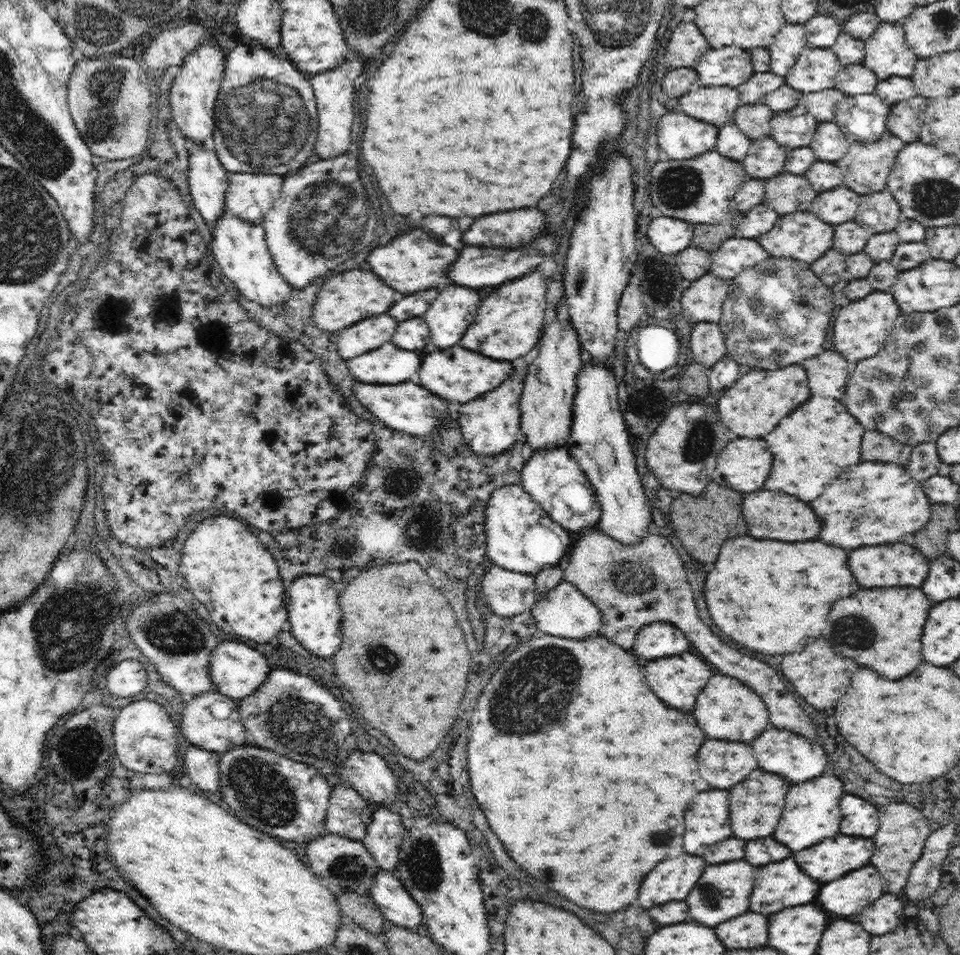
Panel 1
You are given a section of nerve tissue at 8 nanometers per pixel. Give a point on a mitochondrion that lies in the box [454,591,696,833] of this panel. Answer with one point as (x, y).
(535, 693)

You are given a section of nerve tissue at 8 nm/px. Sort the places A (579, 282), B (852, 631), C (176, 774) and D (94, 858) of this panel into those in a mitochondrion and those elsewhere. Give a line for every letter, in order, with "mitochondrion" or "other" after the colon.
A: mitochondrion
B: mitochondrion
C: other
D: other

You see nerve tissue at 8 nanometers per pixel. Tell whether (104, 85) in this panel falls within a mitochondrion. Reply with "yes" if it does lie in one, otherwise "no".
yes

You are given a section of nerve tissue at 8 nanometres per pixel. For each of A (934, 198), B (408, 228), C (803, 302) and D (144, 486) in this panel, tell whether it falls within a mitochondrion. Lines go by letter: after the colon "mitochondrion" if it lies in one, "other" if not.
A: mitochondrion
B: other
C: other
D: other

